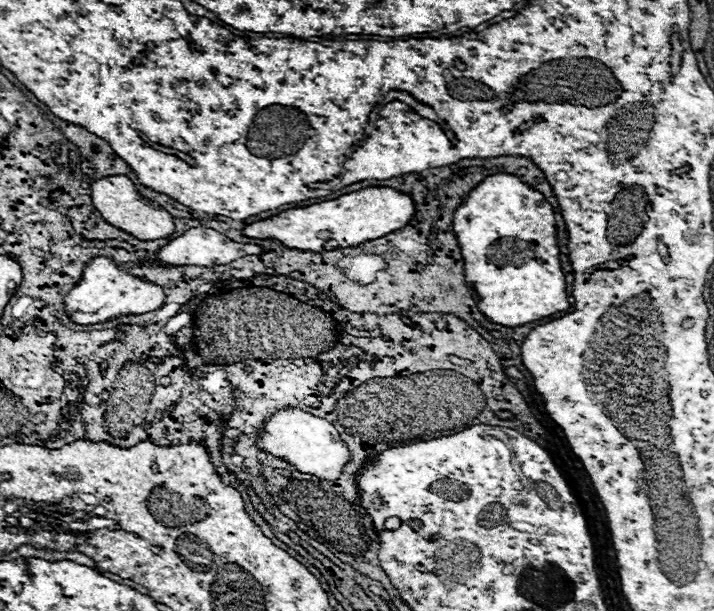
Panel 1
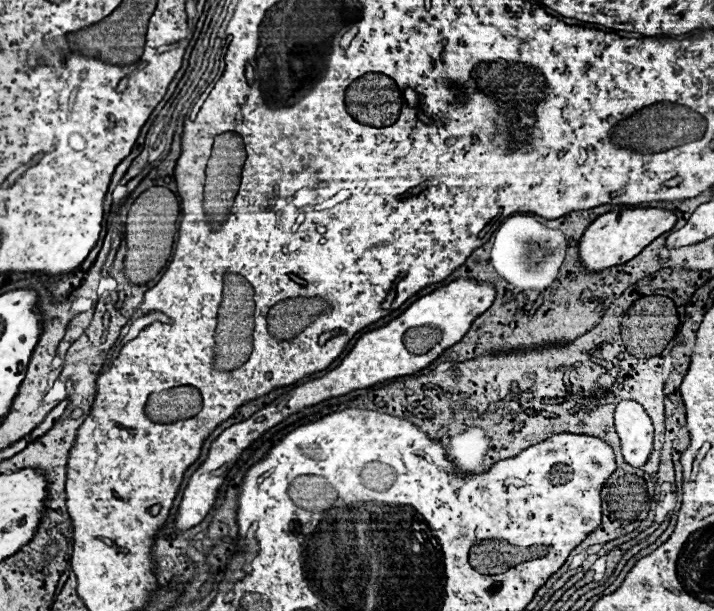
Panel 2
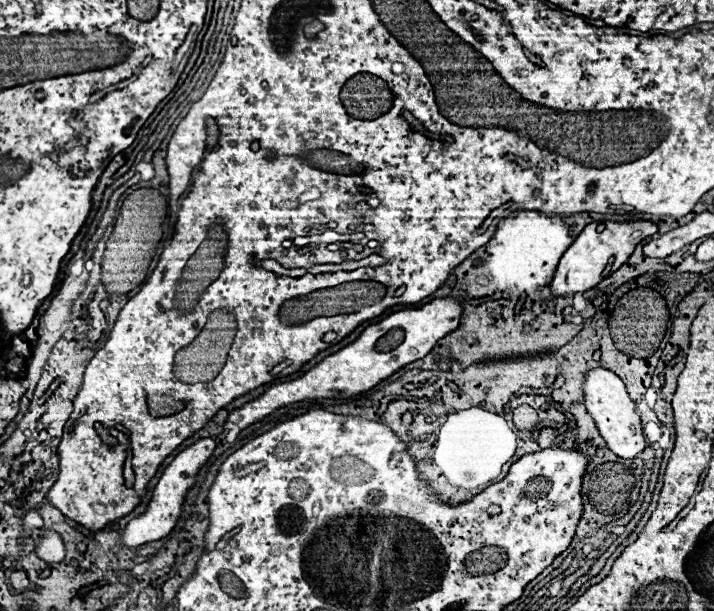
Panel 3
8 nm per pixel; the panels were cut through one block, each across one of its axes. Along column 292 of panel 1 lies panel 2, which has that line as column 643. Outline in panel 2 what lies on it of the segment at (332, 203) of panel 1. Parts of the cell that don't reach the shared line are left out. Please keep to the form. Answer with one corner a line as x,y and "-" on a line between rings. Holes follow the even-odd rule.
636,208
636,210
622,210
622,212
606,212
596,218
580,240
580,262
590,272
600,272
604,268
624,264
638,256
652,240
660,234
668,232
676,224
676,214
670,210
660,208

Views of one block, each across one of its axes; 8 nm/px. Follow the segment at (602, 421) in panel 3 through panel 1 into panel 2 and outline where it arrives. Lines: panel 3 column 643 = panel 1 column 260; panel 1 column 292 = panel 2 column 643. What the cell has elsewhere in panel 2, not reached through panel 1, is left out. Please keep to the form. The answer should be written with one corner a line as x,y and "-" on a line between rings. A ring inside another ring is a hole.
632,400
620,402
616,406
614,420
616,432
622,440
622,454
626,464
642,468
648,462
654,444
654,428
646,410

